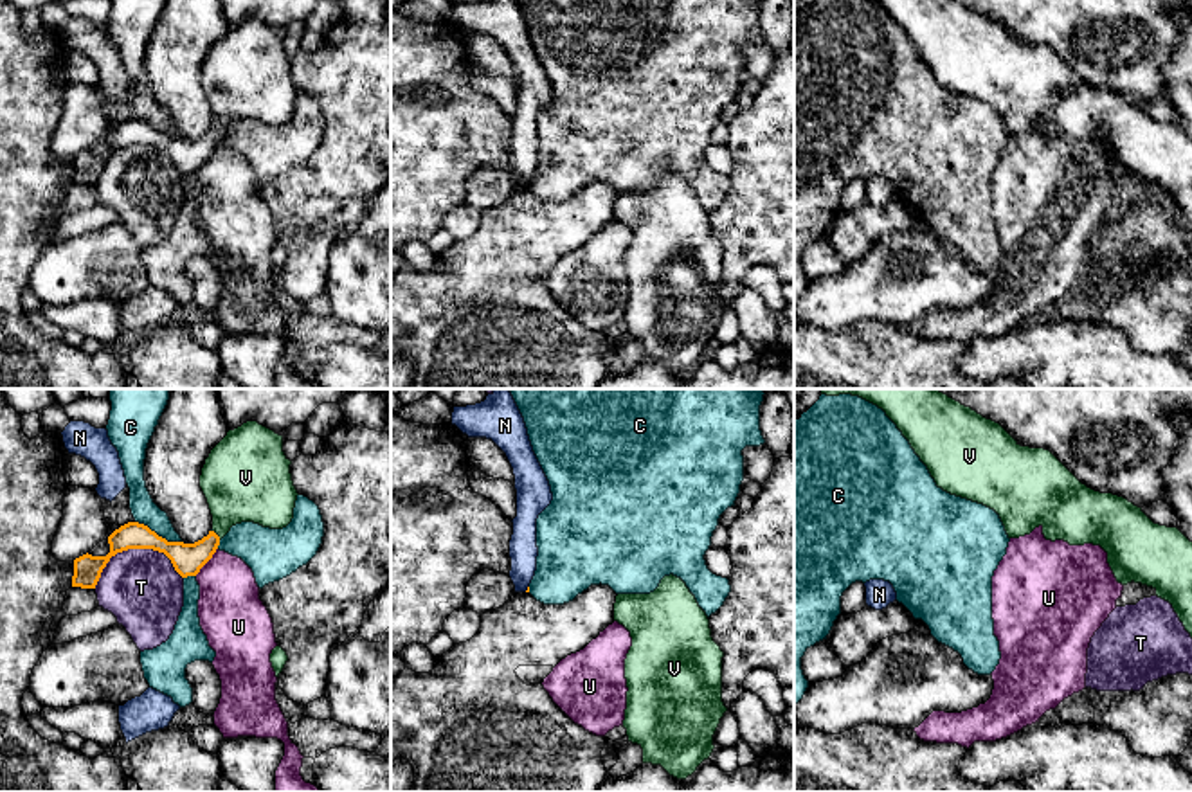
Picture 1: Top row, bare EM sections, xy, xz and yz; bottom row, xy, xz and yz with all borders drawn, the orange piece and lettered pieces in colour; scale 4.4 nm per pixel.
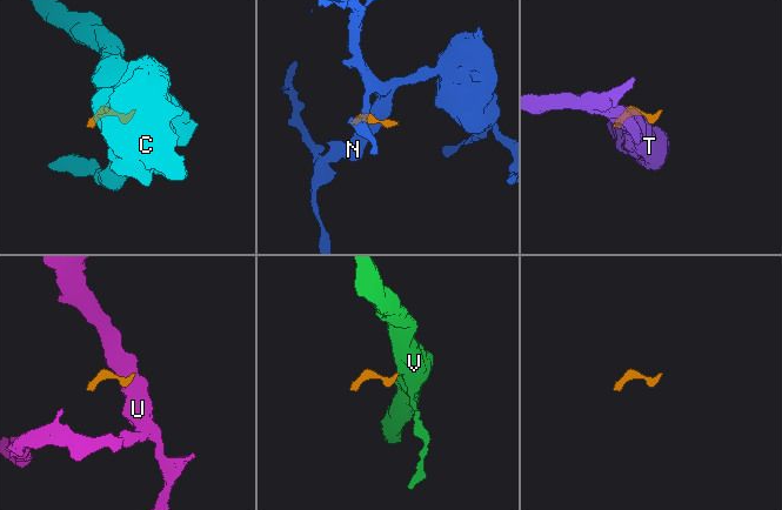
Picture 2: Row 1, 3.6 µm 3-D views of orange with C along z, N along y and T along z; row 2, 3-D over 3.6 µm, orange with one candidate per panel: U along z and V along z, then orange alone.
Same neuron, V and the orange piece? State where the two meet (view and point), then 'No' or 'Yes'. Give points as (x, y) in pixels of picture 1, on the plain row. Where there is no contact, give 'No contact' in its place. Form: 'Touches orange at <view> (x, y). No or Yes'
Touches orange at xy (216, 132). Yes

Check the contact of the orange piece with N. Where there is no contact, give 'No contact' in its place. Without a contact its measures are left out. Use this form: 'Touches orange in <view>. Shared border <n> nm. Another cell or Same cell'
Touches orange in xz. Shared border 40 nm. Another cell

